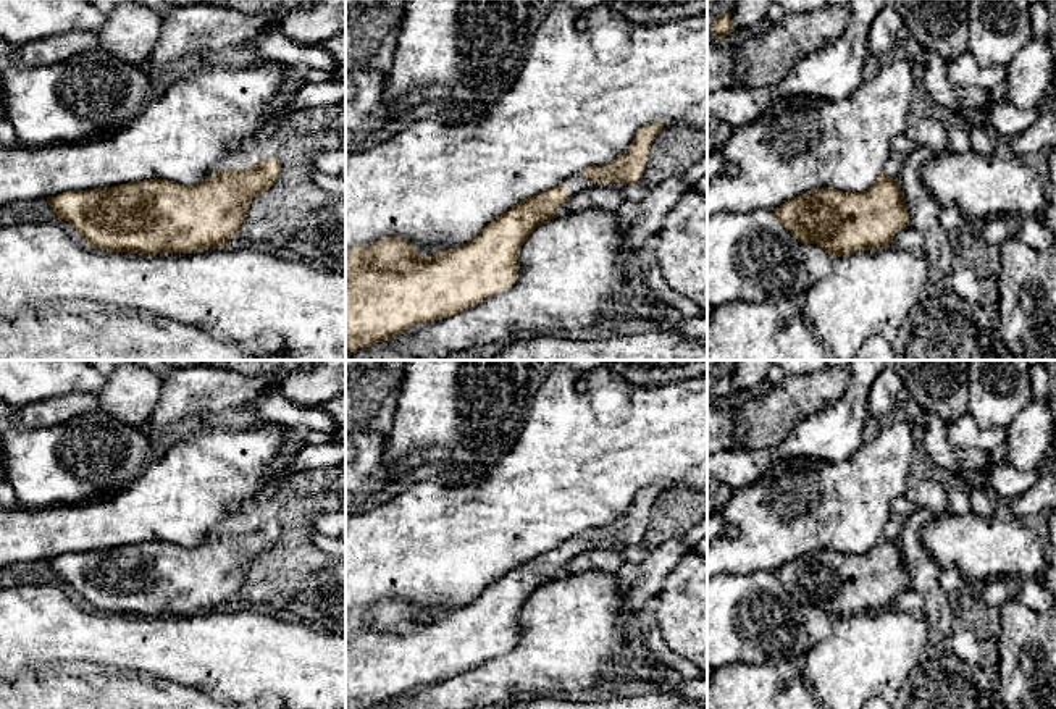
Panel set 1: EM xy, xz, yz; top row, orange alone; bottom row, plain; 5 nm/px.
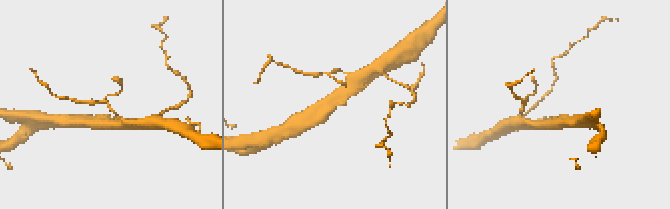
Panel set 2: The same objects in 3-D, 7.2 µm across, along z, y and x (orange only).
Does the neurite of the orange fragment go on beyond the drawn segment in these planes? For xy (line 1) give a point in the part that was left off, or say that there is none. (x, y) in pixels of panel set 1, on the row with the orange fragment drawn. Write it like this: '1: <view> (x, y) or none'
1: xy (262, 147)

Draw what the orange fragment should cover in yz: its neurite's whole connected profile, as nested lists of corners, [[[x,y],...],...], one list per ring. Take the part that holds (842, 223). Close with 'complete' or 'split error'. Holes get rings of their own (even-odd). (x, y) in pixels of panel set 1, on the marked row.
[[[891,152],[883,171],[867,191],[844,192],[820,187],[782,203],[773,213],[798,241],[820,245],[832,258],[888,247],[895,234],[909,226],[909,213],[899,186],[904,162],[904,153]]]; split error

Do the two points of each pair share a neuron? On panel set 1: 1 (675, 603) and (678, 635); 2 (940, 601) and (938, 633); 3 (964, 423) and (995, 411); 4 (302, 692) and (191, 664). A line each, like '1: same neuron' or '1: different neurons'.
1: same neuron
2: same neuron
3: different neurons
4: same neuron

